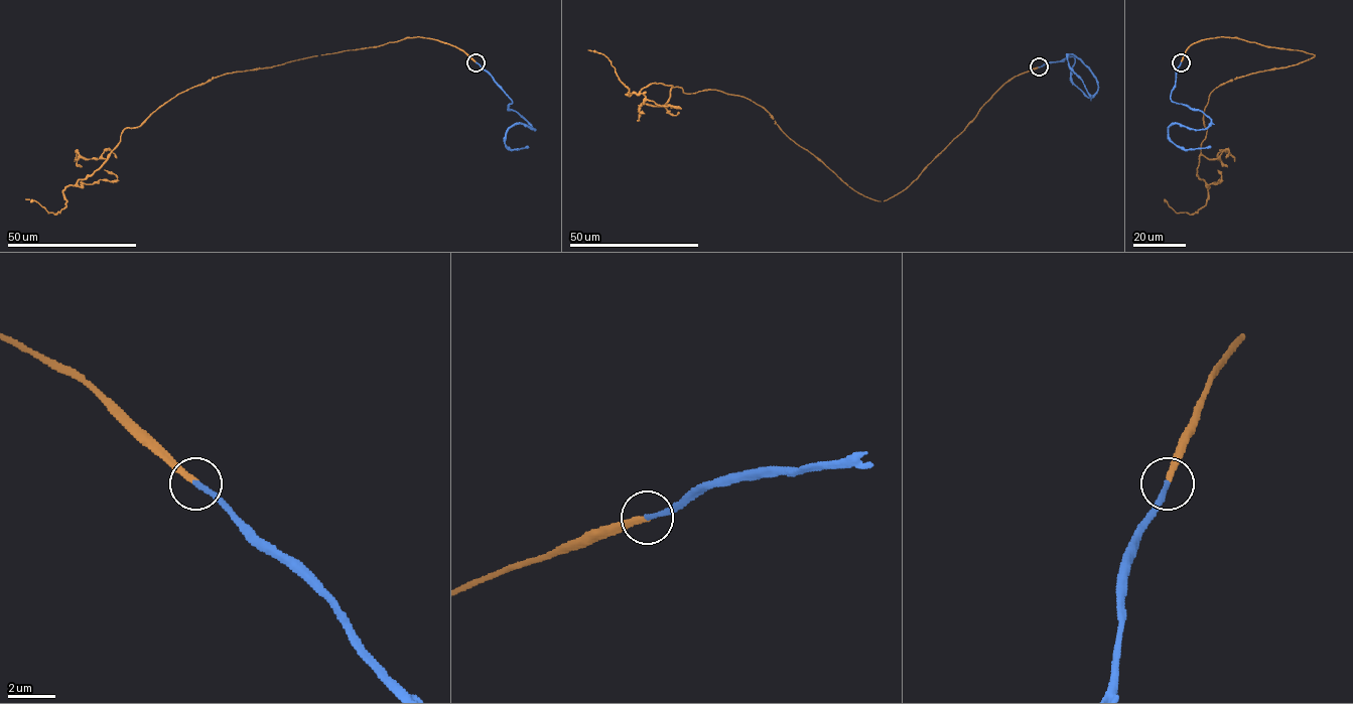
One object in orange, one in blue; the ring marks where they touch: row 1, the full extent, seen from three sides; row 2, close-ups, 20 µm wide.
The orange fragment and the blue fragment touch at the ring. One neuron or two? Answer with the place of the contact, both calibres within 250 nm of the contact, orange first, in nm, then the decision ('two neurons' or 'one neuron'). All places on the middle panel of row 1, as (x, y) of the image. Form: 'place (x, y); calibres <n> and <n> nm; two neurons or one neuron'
place (1039, 66); calibres 240 and 220 nm; one neuron

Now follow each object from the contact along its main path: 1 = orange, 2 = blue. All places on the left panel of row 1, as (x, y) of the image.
1: (477, 62), (421, 37), (227, 73), (126, 127), (109, 158), (64, 188), (65, 206), (55, 214), (25, 199)
2: (477, 62), (512, 102), (508, 108), (534, 129), (514, 124), (505, 144), (510, 149), (528, 146)

